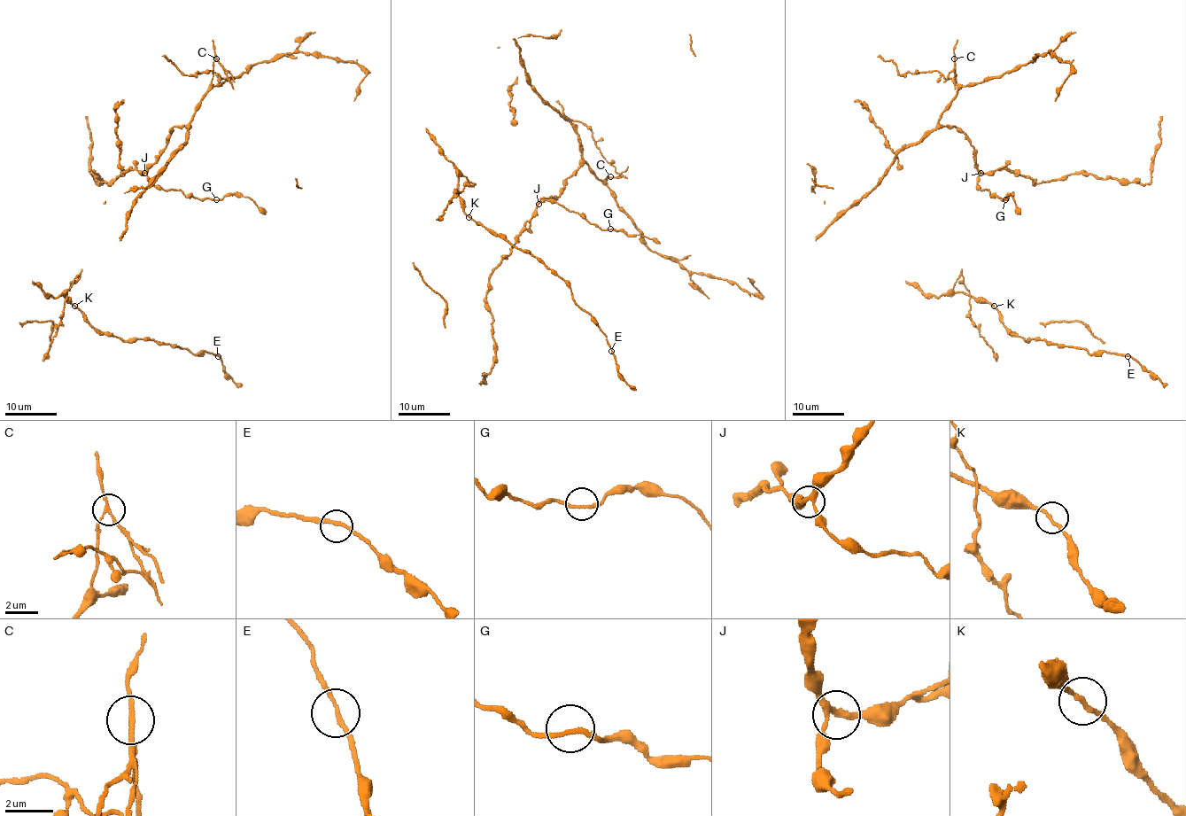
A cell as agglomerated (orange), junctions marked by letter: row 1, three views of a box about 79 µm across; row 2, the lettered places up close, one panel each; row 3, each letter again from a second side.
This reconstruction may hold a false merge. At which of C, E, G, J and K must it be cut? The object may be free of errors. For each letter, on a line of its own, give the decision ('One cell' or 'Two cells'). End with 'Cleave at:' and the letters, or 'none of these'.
C: Two cells
E: One cell
G: One cell
J: One cell
K: One cell
Cleave at: C

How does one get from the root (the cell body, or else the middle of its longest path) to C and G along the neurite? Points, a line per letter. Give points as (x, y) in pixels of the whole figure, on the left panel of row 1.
C: (147, 170), (160, 155), (171, 130), (190, 121), (210, 88), (213, 63), (216, 58)
G: (147, 170), (147, 178), (164, 190), (180, 190), (200, 199), (216, 199)

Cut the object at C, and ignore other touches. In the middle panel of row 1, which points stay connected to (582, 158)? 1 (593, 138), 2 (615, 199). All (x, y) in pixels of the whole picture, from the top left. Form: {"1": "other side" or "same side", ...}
{"1": "other side", "2": "same side"}

